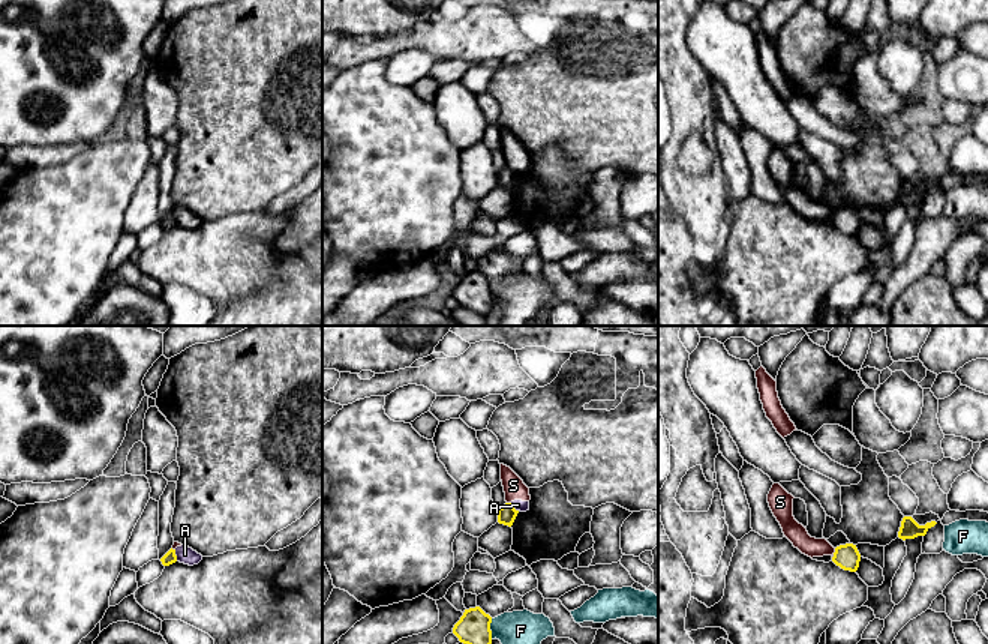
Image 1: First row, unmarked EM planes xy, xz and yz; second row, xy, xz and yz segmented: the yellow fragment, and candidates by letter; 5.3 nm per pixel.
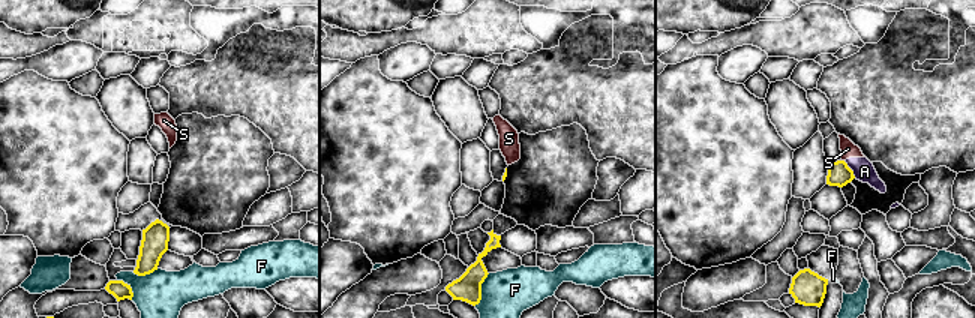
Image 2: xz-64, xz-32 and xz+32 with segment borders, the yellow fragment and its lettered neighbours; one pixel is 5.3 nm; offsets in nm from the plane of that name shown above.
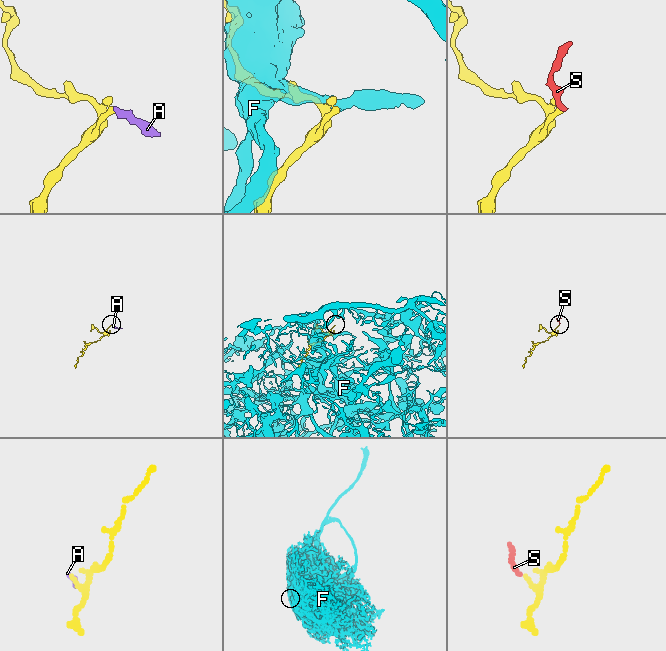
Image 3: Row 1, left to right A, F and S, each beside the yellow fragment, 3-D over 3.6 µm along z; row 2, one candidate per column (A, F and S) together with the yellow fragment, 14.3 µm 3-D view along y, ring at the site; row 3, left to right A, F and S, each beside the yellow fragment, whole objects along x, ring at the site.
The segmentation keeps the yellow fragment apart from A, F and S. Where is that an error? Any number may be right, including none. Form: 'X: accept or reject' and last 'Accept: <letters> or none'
A: reject
F: reject
S: reject
Accept: none

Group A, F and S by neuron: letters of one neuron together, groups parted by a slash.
A S / F

